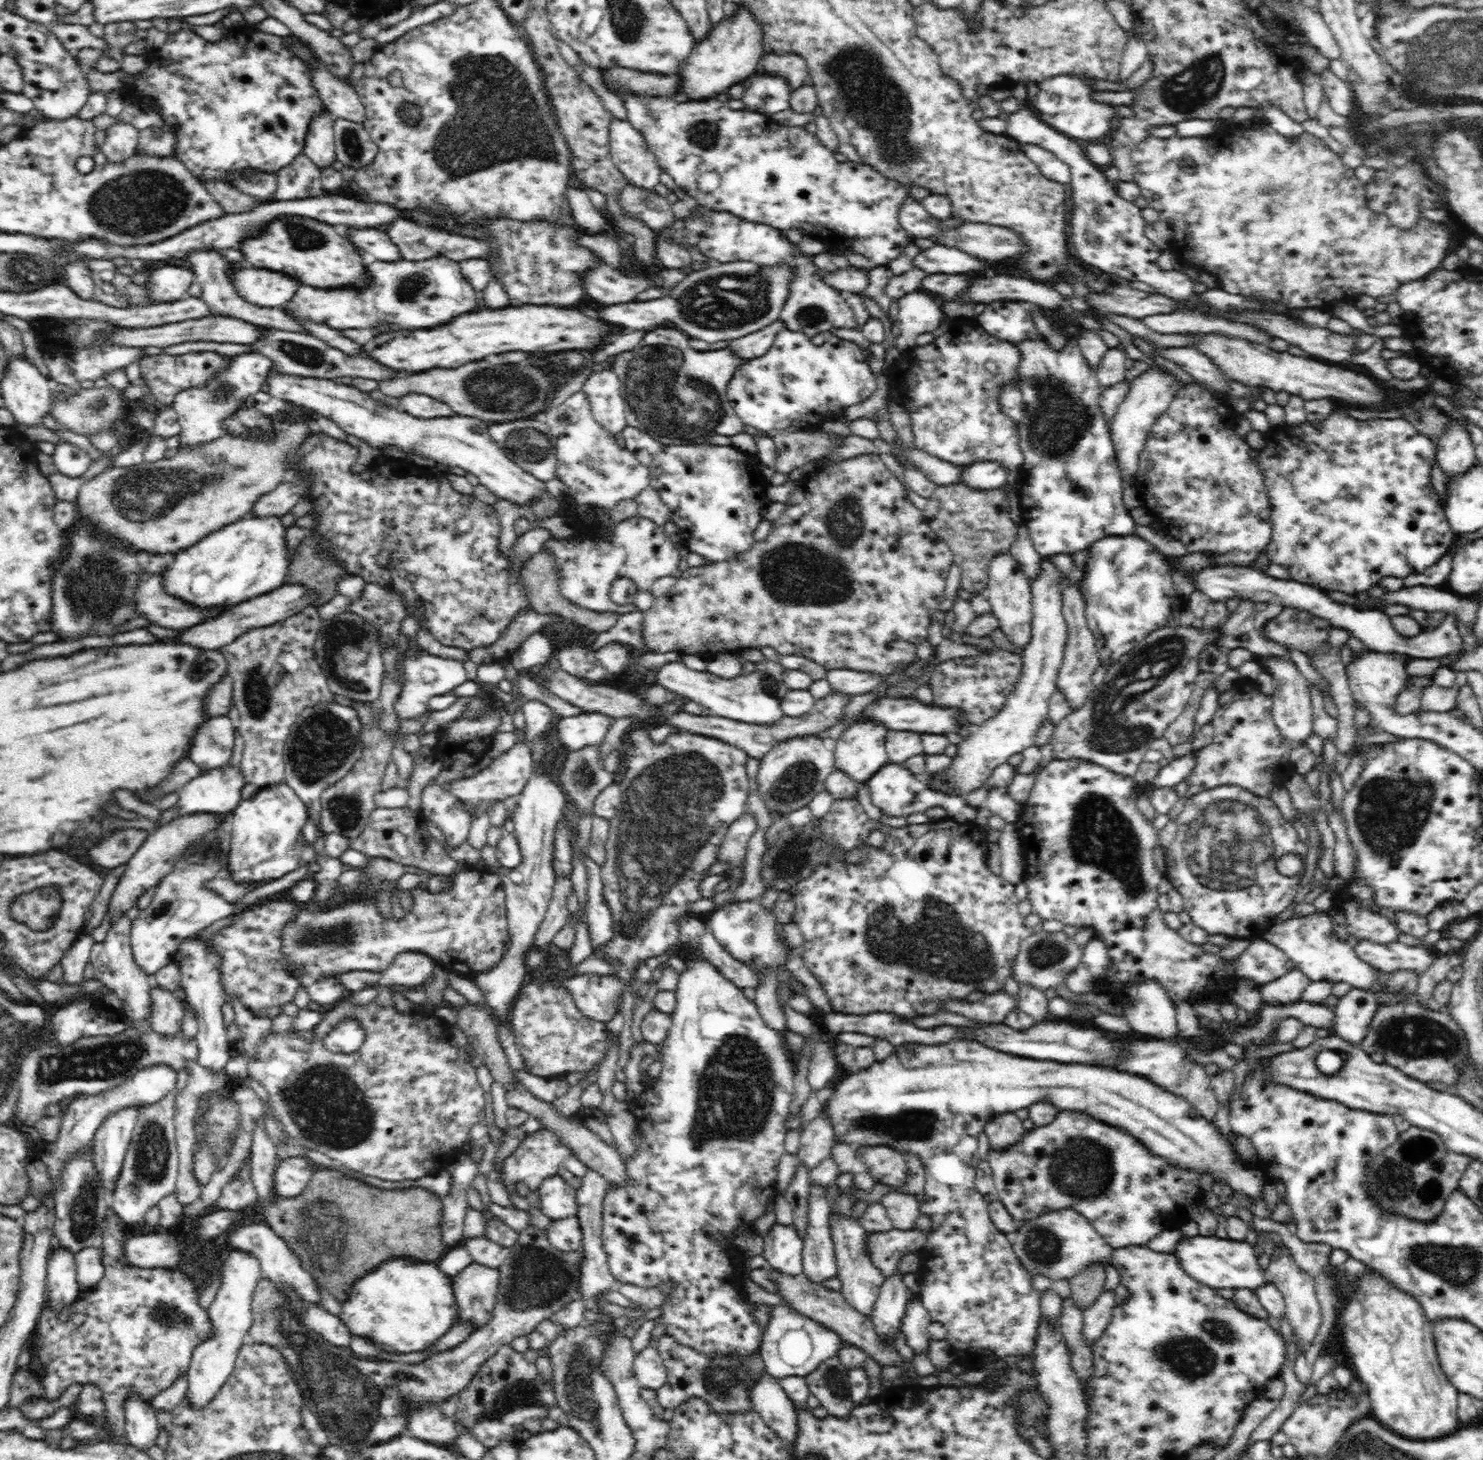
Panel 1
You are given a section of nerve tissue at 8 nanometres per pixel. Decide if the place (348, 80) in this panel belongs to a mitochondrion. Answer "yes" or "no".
no

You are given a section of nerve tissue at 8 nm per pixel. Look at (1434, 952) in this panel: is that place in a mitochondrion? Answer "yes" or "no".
no

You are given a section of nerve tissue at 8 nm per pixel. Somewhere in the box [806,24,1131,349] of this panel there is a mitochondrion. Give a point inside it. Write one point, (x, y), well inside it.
(866, 85)

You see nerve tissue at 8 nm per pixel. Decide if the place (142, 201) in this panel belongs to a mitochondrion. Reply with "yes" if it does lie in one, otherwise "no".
yes

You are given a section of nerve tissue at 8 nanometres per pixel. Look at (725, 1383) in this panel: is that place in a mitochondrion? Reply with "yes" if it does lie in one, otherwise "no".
yes

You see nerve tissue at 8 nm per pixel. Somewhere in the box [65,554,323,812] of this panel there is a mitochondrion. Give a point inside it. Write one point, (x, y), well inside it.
(256, 689)

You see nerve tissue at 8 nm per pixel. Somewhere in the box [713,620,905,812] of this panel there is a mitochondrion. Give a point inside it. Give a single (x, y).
(797, 781)

